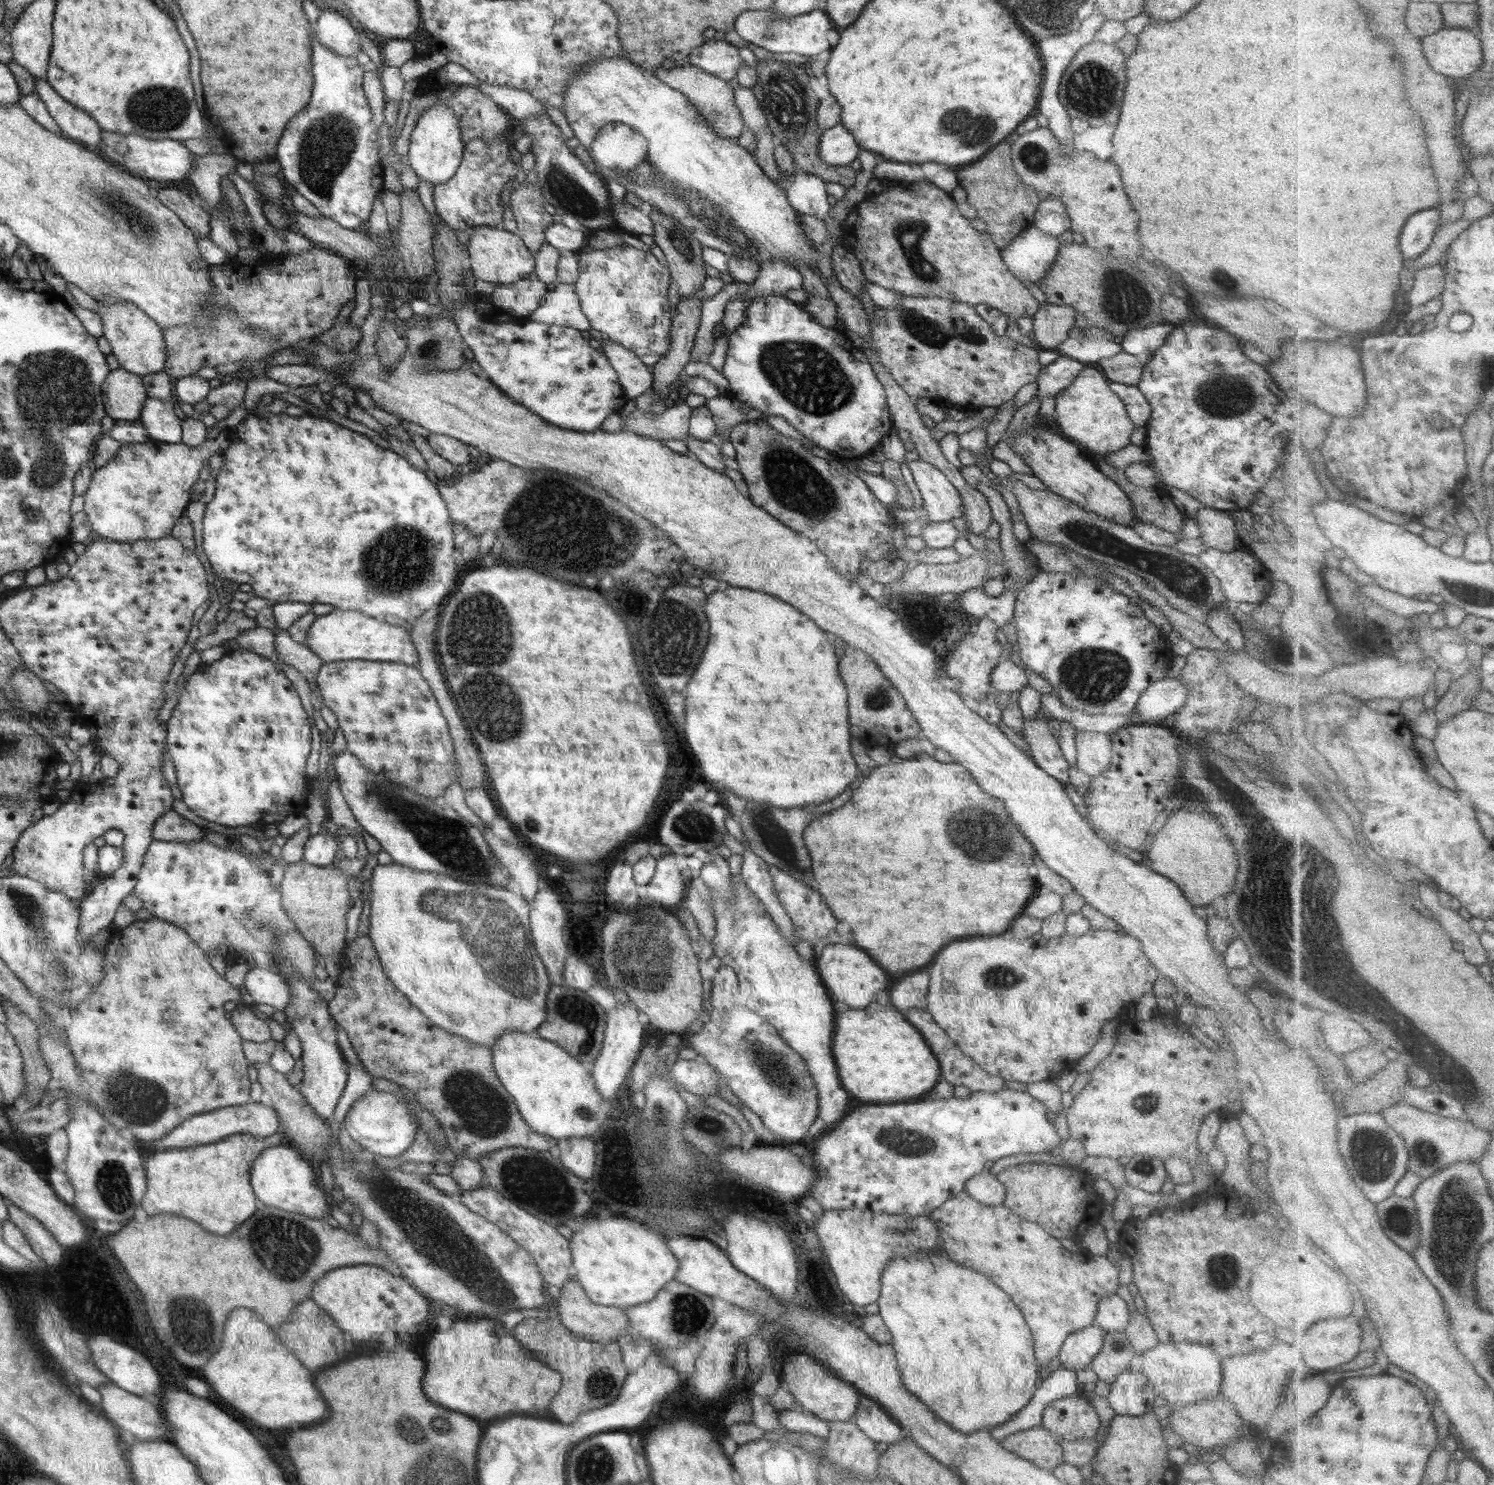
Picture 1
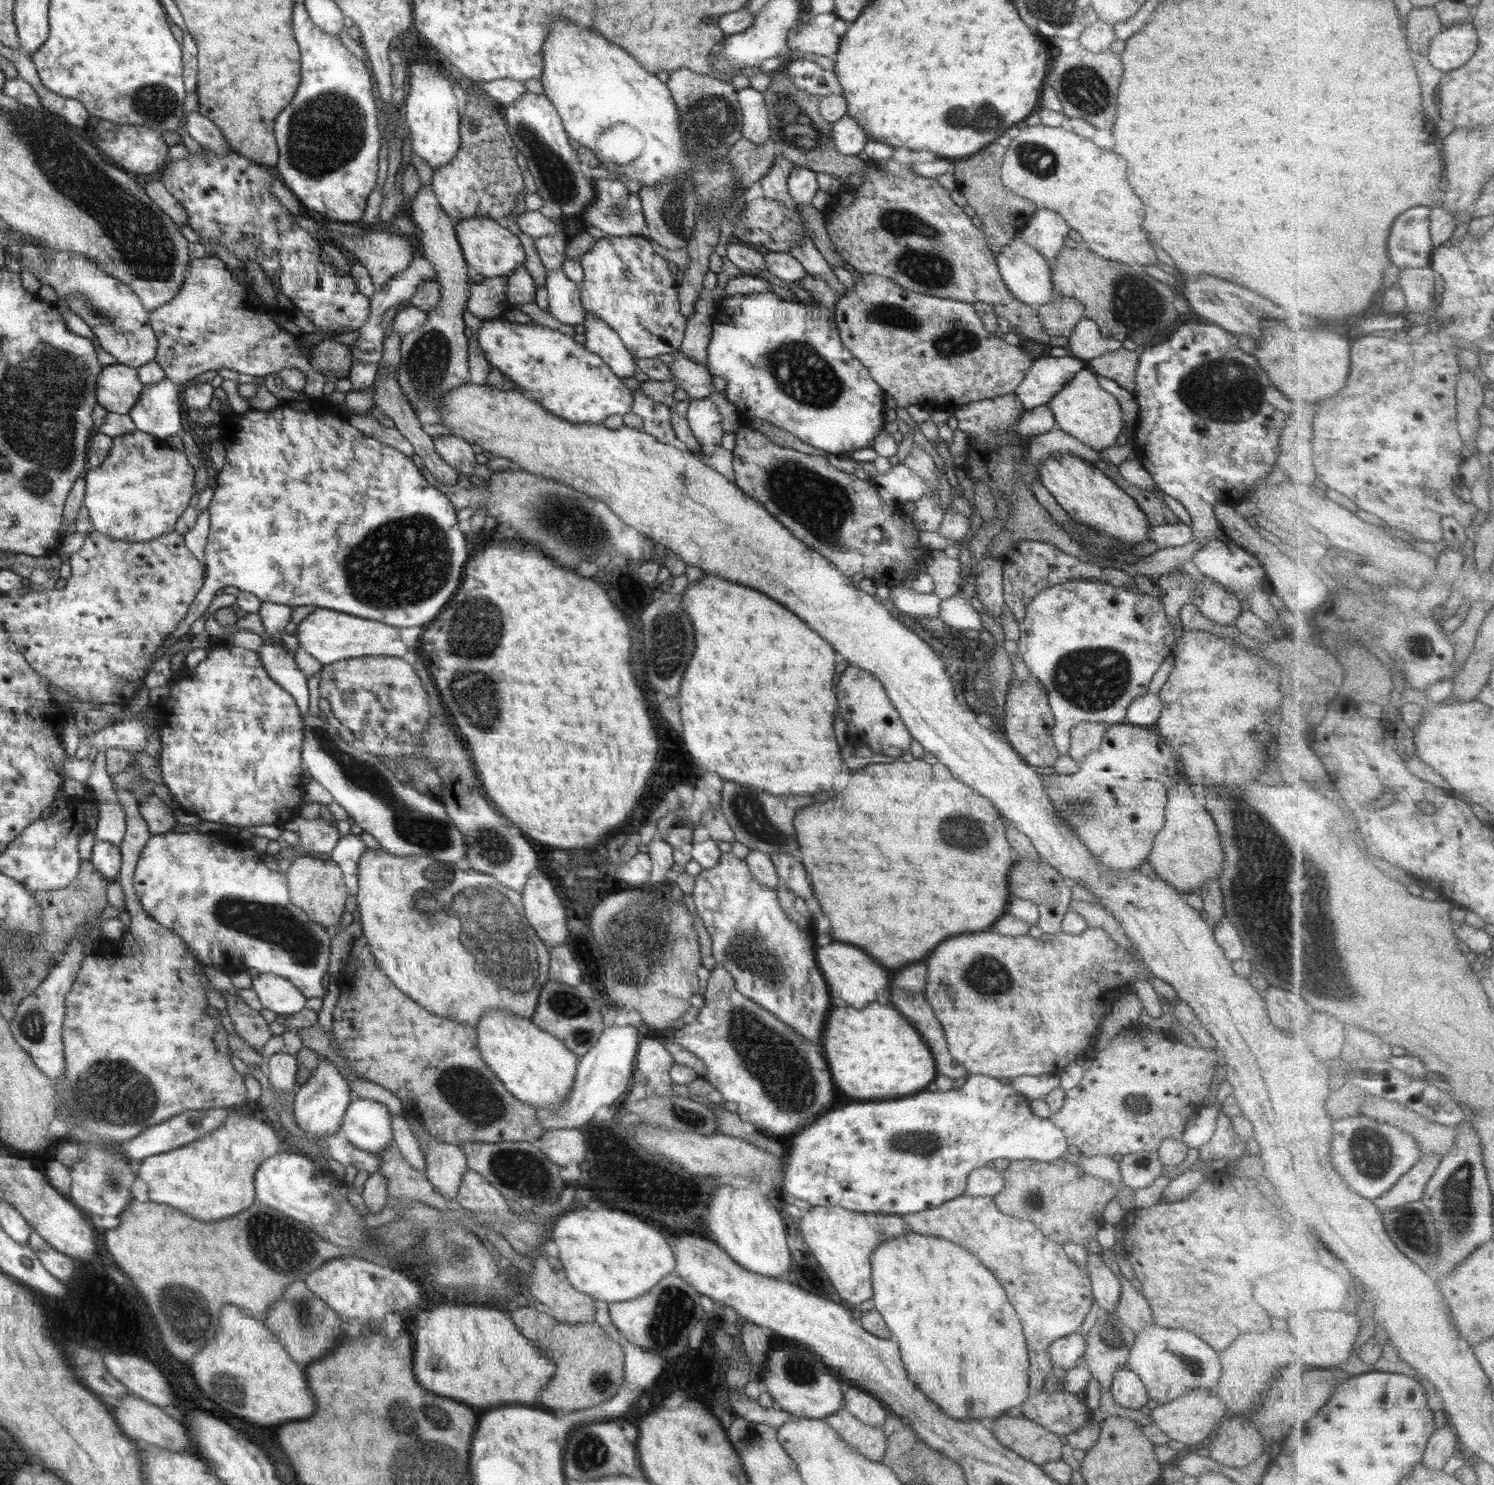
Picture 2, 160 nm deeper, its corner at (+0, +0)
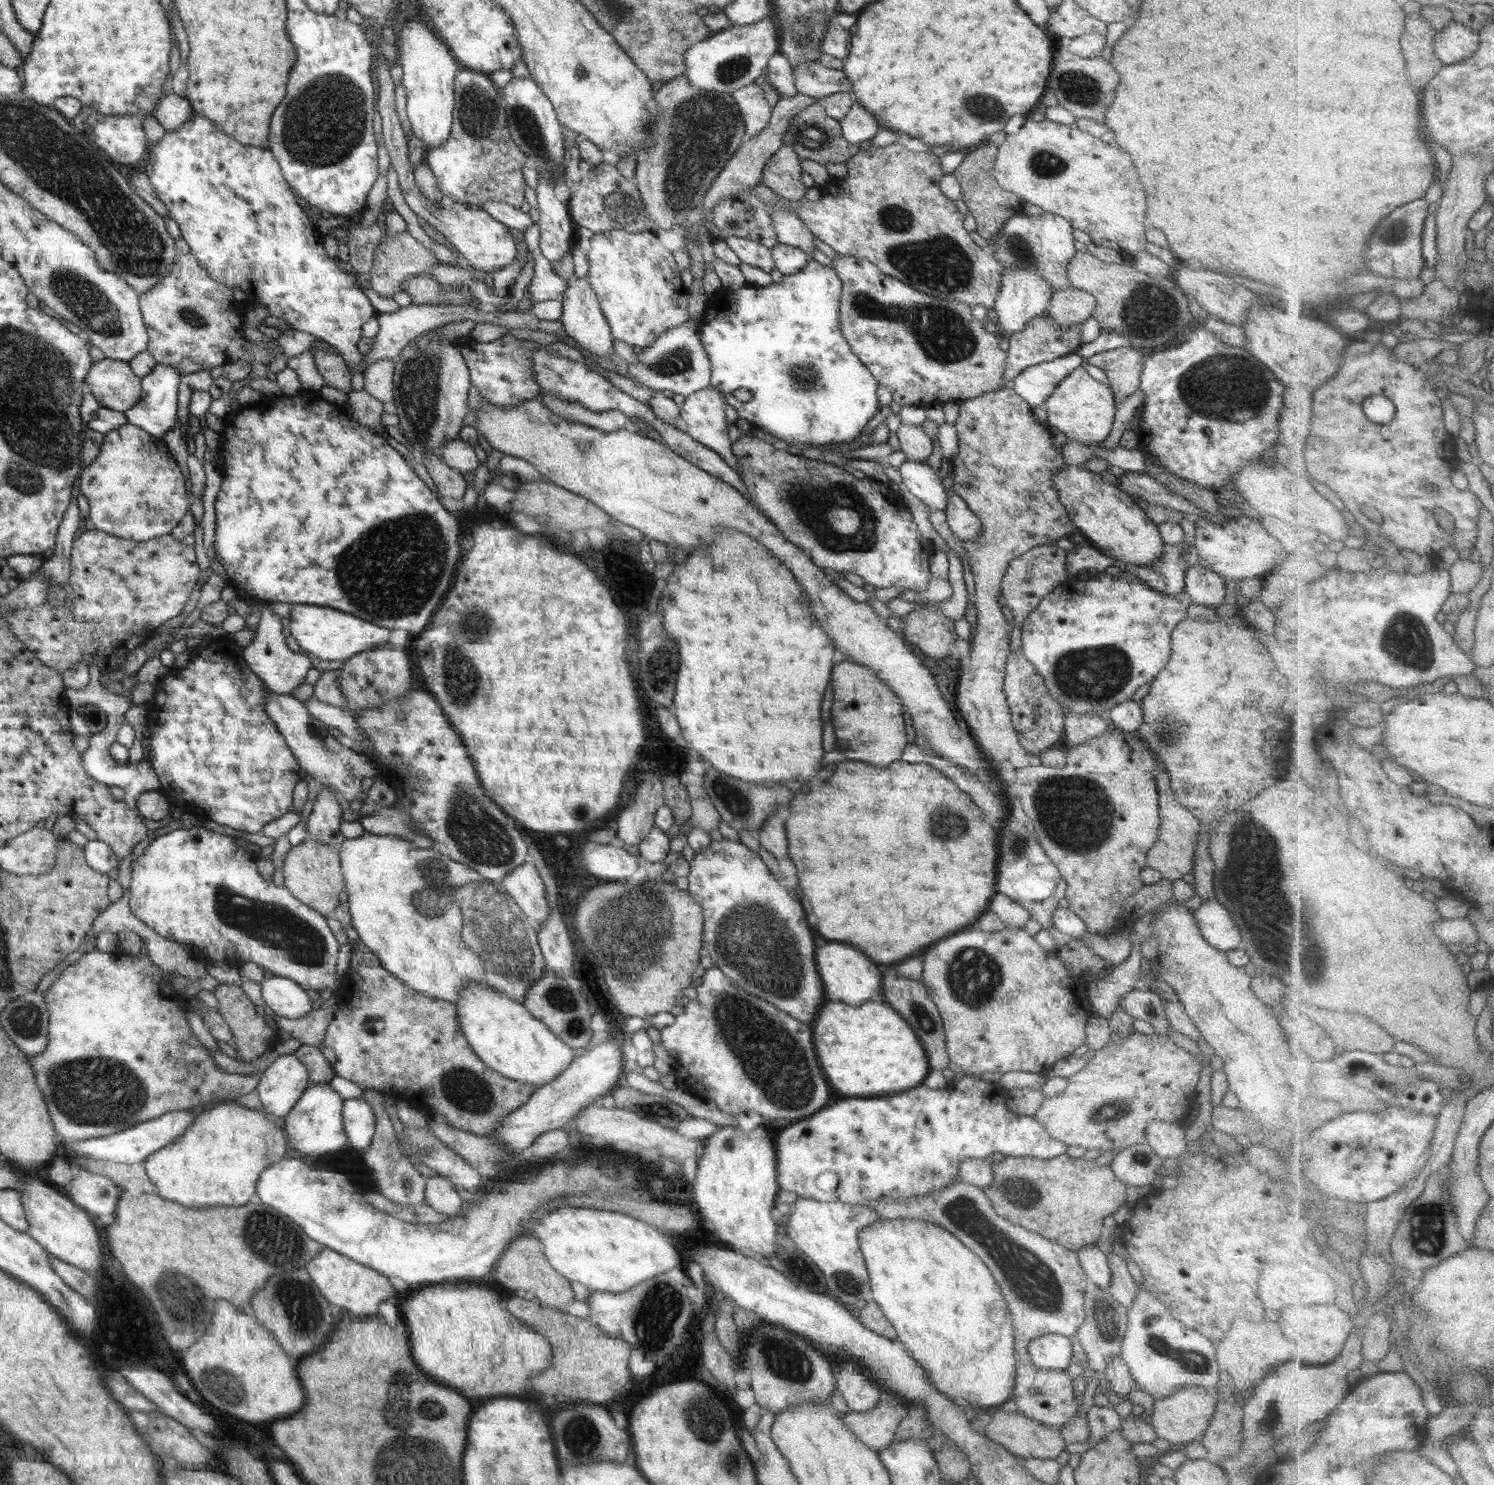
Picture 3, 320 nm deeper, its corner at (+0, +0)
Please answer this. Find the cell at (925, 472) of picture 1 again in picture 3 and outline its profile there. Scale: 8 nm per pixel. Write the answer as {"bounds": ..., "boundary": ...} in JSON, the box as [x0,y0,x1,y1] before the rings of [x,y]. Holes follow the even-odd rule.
{"bounds":[897,423,934,463],"boundary":[[[901,423],[897,430],[900,451],[906,454],[906,461],[926,463],[934,446],[932,438],[921,426]]]}

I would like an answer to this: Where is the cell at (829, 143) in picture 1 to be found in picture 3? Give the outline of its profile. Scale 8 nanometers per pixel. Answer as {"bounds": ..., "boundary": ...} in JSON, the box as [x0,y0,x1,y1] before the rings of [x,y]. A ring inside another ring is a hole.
{"bounds":[838,104,878,144],"boundary":[[[855,104],[846,117],[838,121],[844,138],[852,144],[860,144],[864,140],[872,139],[878,132],[878,122],[862,104]]]}

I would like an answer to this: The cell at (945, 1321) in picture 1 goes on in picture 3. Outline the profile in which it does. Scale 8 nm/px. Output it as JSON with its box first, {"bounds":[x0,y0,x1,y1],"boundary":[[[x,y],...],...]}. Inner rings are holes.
{"bounds":[858,1219,1020,1409],"boundary":[[[880,1219],[858,1233],[858,1242],[871,1280],[872,1299],[878,1303],[885,1317],[893,1324],[898,1340],[904,1343],[909,1355],[917,1360],[920,1366],[925,1366],[930,1370],[931,1375],[926,1374],[926,1376],[935,1388],[943,1392],[950,1400],[959,1400],[957,1403],[963,1404],[968,1409],[980,1407],[999,1408],[1003,1402],[1013,1398],[1012,1388],[1014,1388],[1016,1380],[1016,1367],[1020,1363],[1013,1345],[1015,1343],[1013,1319],[1009,1317],[1006,1300],[1000,1294],[998,1284],[994,1282],[990,1270],[986,1268],[982,1259],[976,1256],[965,1244],[962,1244],[960,1239],[956,1238],[951,1232],[938,1227],[936,1224],[928,1224],[924,1220]]]}

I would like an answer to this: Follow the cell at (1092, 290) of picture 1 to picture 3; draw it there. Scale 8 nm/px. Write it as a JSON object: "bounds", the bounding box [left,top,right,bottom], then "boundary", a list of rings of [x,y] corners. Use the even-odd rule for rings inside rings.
{"bounds":[1067,250,1198,351],"boundary":[[[1086,250],[1076,252],[1067,266],[1067,275],[1072,286],[1095,296],[1097,305],[1093,317],[1102,325],[1104,332],[1118,332],[1120,335],[1126,336],[1132,347],[1146,351],[1146,348],[1156,348],[1156,346],[1160,348],[1164,344],[1176,346],[1186,342],[1191,329],[1198,323],[1188,309],[1190,298],[1182,292],[1174,280],[1147,275],[1145,272],[1140,272],[1132,264],[1120,265],[1102,262]]]}

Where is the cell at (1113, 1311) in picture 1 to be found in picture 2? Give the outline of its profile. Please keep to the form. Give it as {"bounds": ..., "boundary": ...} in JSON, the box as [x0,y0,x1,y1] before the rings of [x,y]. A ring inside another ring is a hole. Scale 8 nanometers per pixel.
{"bounds":[1086,1253,1121,1314],"boundary":[[[1087,1253],[1086,1269],[1091,1280],[1093,1298],[1101,1310],[1116,1314],[1116,1305],[1121,1295],[1119,1278],[1106,1265],[1102,1255]]]}

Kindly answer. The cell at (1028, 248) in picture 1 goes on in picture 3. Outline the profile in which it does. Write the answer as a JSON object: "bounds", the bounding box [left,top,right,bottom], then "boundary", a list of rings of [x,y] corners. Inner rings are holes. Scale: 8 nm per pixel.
{"bounds":[993,266,1053,339],"boundary":[[[1012,266],[1011,270],[1004,269],[1001,287],[993,308],[998,314],[999,331],[996,335],[1001,339],[1024,330],[1034,317],[1040,317],[1046,312],[1053,294],[1053,287],[1035,272],[1032,266]]]}

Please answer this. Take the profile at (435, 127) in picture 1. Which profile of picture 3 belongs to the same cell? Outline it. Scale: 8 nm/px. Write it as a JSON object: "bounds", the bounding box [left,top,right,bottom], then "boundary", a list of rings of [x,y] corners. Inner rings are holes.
{"bounds":[395,16,458,148],"boundary":[[[421,16],[408,20],[396,35],[395,46],[398,48],[397,62],[402,65],[403,76],[401,83],[407,96],[406,114],[412,131],[427,148],[444,144],[452,134],[454,112],[456,111],[455,80],[458,70],[458,60],[449,50],[449,46],[441,40],[429,25],[422,22]]]}

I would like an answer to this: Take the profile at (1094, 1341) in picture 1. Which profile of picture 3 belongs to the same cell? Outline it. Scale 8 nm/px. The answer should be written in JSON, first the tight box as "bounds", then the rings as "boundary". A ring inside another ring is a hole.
{"bounds":[1027,1333,1072,1369],"boundary":[[[1056,1333],[1033,1338],[1027,1346],[1036,1369],[1068,1369],[1072,1360],[1072,1340]]]}

